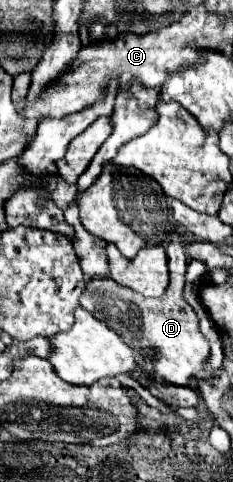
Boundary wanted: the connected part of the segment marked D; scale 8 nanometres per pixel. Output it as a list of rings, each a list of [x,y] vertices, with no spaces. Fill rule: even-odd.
[[[172,230],[172,240],[166,246],[168,254],[168,268],[170,268],[170,286],[164,292],[162,298],[142,298],[130,288],[122,288],[112,278],[108,280],[88,280],[88,288],[80,298],[80,306],[86,308],[90,314],[94,314],[98,320],[106,322],[110,328],[114,328],[124,342],[136,350],[136,356],[152,352],[152,348],[158,350],[160,358],[154,364],[154,376],[158,376],[164,382],[170,382],[174,386],[188,386],[190,378],[194,378],[196,372],[204,370],[204,364],[210,356],[210,344],[206,336],[200,332],[200,322],[192,306],[184,298],[184,286],[186,286],[186,250],[180,242],[180,234]]]

